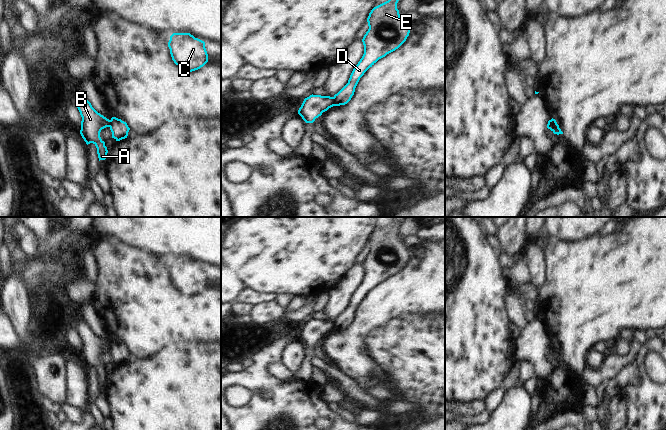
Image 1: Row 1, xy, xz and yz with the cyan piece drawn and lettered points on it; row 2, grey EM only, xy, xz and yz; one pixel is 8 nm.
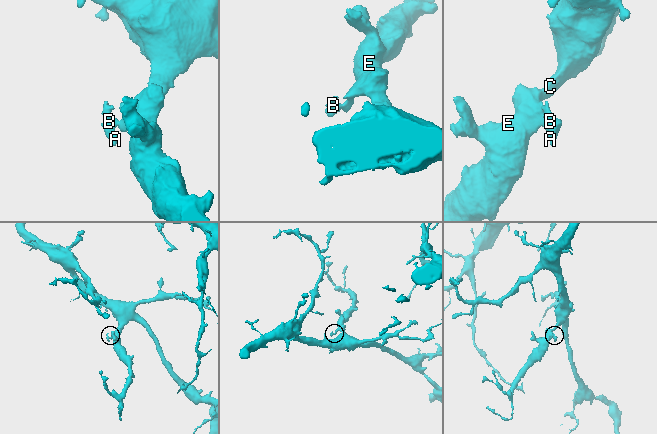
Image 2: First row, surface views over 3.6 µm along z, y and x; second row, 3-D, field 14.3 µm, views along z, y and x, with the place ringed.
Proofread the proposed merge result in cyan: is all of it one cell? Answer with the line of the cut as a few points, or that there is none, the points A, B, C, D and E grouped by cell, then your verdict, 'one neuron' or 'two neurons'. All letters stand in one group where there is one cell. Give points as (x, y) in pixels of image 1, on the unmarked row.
xz (334, 321), (332, 329) | A B / C D E | two neurons

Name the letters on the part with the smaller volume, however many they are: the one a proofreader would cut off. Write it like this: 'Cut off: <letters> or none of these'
Cut off: A, B

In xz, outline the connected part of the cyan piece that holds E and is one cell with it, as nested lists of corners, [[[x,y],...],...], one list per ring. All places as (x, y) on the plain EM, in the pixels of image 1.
[[[393,217],[388,225],[374,231],[369,237],[369,253],[362,263],[364,278],[353,293],[348,307],[334,319],[333,330],[347,328],[364,297],[406,265],[410,251],[403,246],[397,233],[399,222],[404,218],[406,217]]]

